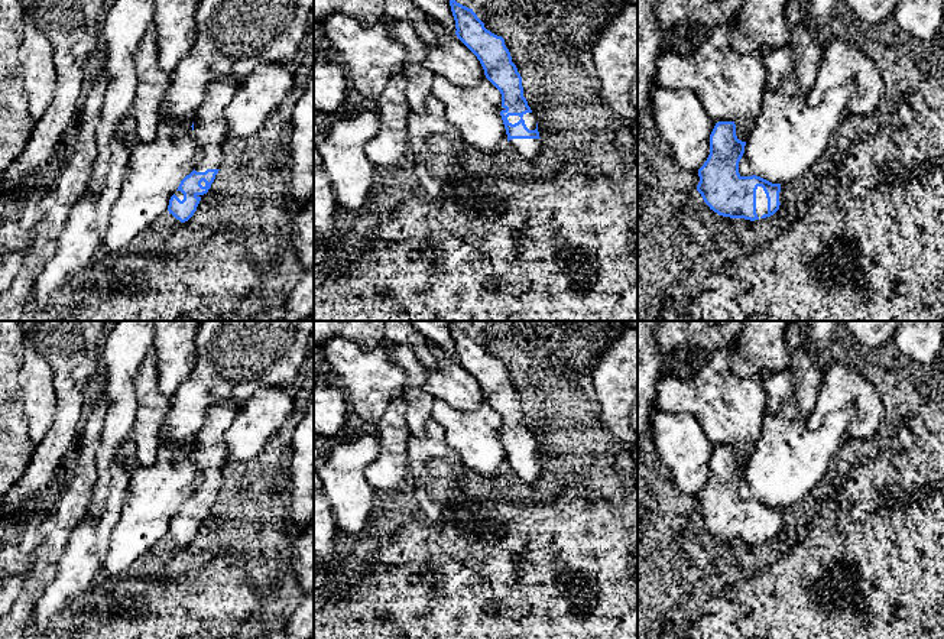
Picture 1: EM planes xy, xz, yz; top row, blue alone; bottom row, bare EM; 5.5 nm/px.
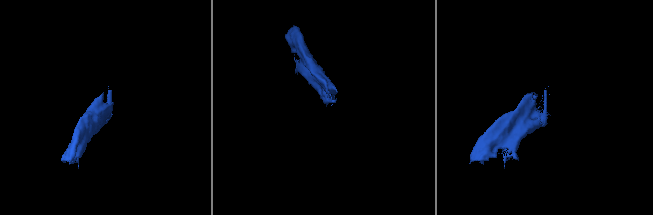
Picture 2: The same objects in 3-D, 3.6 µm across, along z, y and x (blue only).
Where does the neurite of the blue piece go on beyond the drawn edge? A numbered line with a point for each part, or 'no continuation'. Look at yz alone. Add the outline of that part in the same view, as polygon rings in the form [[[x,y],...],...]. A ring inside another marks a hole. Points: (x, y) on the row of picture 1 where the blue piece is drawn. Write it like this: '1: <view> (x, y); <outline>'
1: yz (761, 197); [[[762,186],[756,189],[756,214],[759,218],[768,214],[768,198]]]

